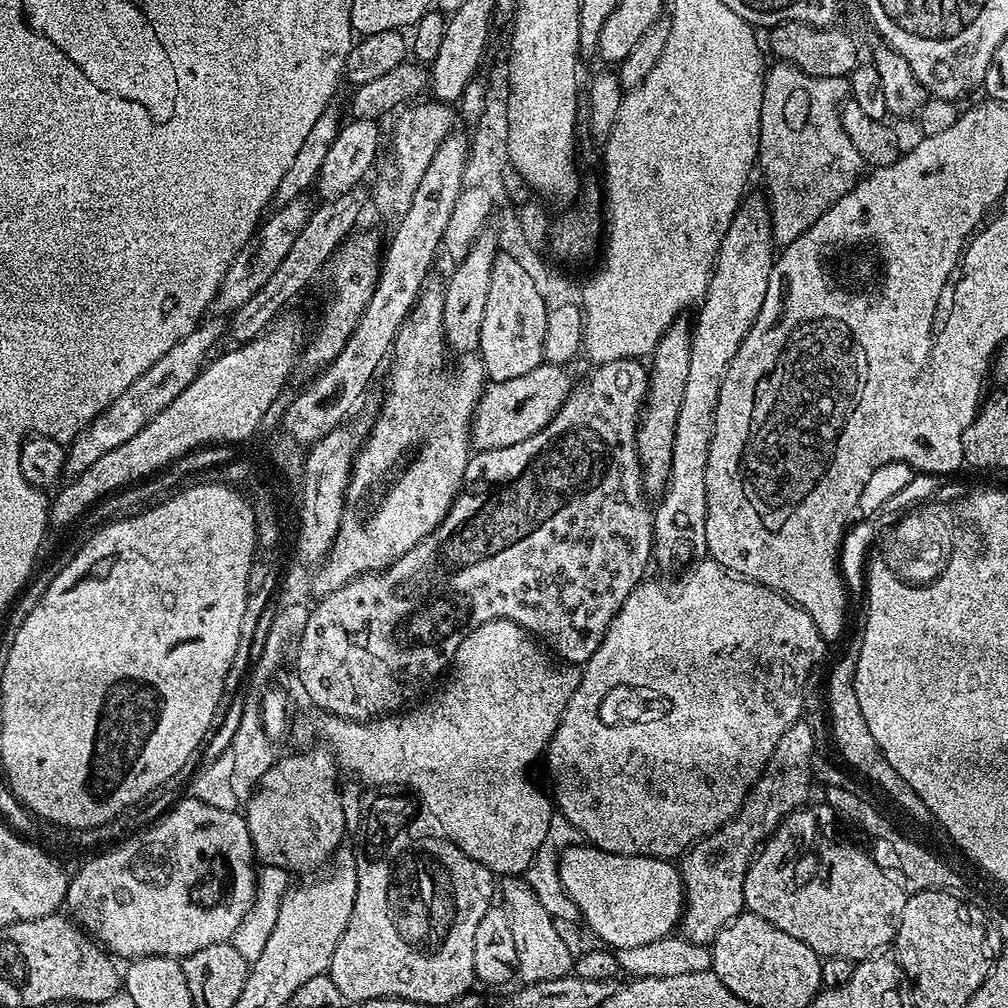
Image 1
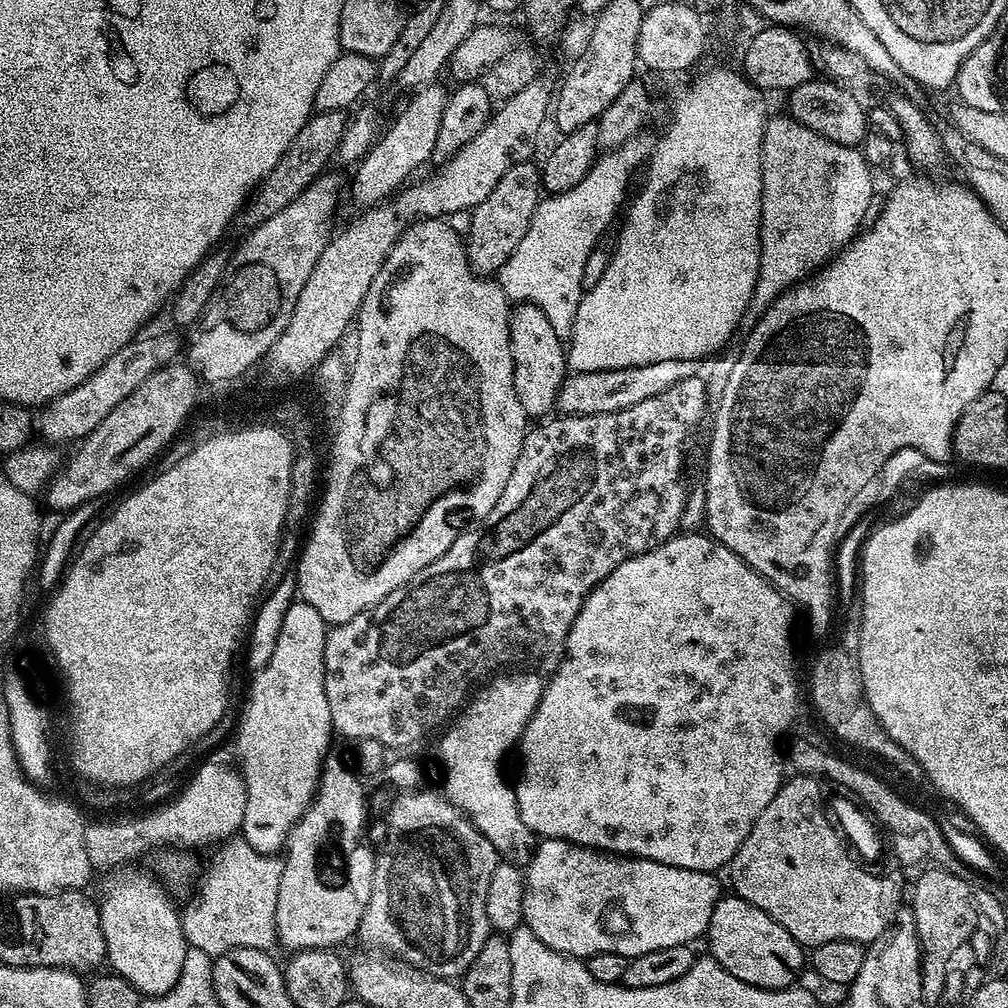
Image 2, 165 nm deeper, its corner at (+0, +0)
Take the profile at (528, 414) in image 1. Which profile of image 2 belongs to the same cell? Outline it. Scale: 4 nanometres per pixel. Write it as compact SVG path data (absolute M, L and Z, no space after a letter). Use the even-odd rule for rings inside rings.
M694 360L650 362L646 366L572 372L564 377L564 384L556 396L555 407L561 408L559 411L565 416L610 414L618 410L626 410L638 402L646 402L646 398L654 398L654 394L662 394L662 390L670 390L670 386L682 382L682 378L690 378L697 375L697 372L698 364Z

